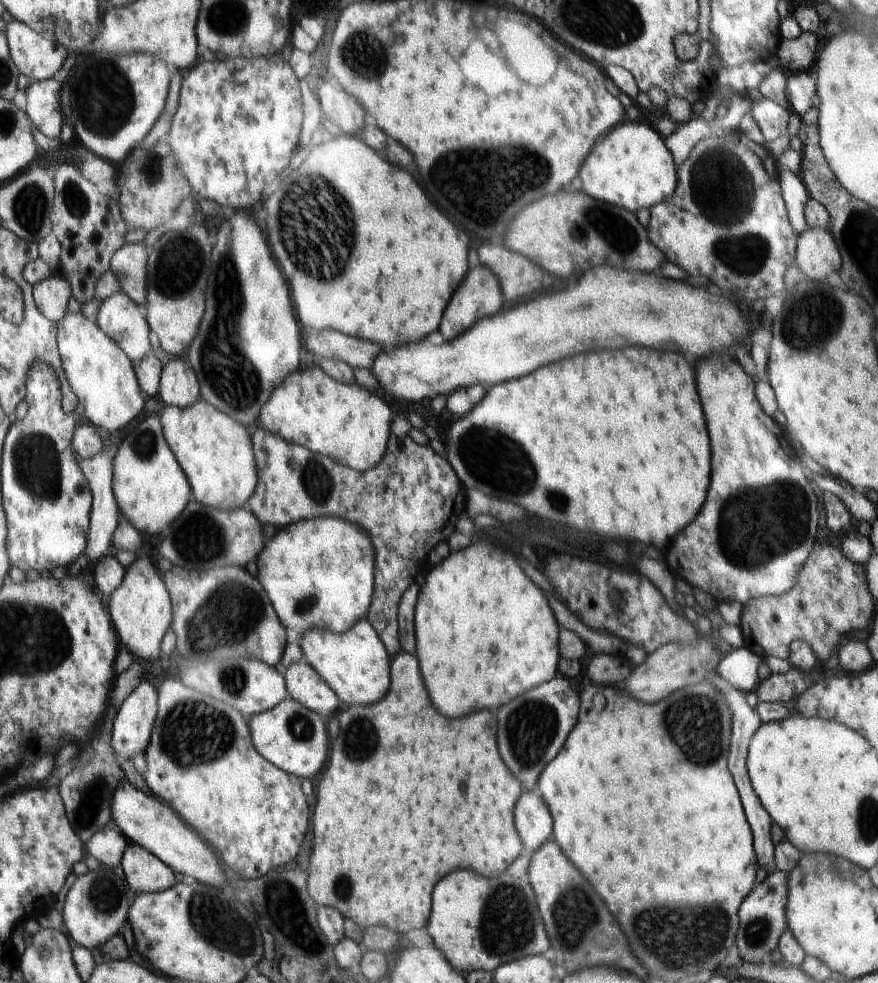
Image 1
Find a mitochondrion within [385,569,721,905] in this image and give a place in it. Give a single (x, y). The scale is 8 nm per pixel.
(531, 727)

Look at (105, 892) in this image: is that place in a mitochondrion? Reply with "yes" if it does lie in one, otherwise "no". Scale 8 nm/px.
yes

